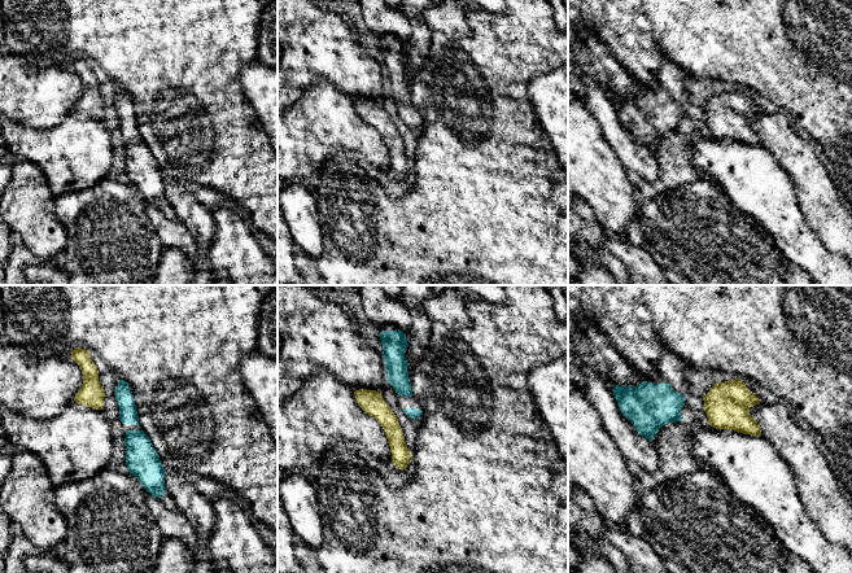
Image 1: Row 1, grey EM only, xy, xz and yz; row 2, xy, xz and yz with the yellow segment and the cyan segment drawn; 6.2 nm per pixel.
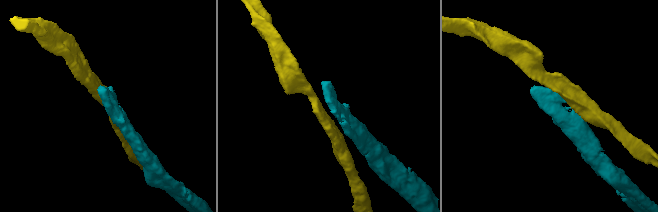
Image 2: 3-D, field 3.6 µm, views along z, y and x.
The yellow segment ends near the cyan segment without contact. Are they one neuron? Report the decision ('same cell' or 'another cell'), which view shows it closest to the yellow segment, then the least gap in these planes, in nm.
another cell; nearest in xz; 60 nm apart

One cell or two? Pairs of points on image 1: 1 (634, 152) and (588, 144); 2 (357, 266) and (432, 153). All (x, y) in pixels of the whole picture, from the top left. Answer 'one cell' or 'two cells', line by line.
1: two cells
2: one cell

